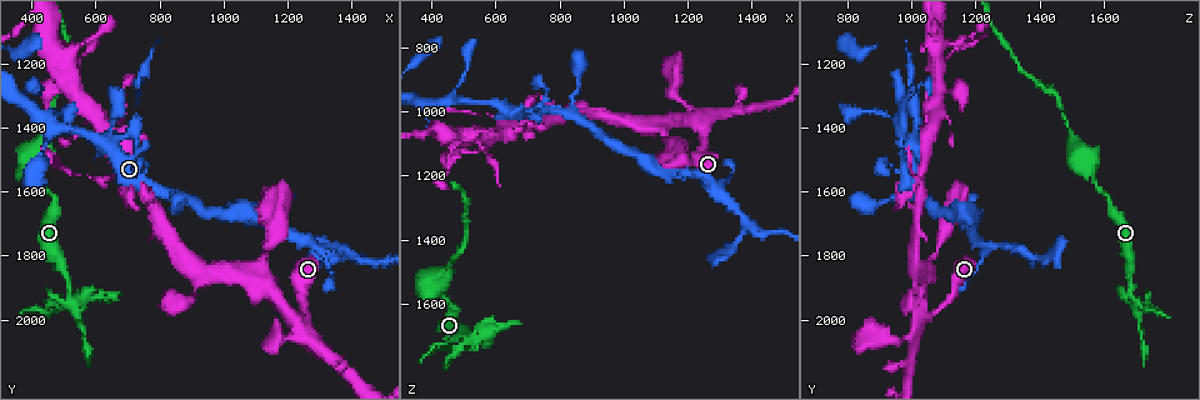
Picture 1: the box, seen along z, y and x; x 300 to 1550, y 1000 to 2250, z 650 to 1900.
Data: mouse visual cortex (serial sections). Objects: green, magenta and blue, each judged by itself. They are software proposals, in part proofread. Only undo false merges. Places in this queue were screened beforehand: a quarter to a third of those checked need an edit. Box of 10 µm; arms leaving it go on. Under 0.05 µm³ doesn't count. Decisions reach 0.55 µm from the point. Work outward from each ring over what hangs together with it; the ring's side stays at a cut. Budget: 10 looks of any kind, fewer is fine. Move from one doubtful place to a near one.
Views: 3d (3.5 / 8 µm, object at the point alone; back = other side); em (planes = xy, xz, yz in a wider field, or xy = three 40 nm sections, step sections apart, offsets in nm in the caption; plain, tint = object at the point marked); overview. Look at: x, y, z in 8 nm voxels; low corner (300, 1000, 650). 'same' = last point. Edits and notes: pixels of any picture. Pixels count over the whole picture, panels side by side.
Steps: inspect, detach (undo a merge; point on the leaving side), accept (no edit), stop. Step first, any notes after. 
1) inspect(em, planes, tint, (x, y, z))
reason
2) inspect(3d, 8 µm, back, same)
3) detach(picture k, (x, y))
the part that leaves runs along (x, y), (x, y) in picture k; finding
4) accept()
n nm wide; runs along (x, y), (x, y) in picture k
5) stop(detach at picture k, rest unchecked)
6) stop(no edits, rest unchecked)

inspect(3d, 3.5 µm, (1240, 1970, 1070))
thick turns thin

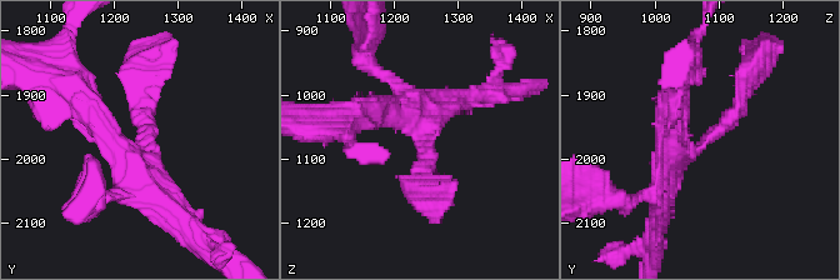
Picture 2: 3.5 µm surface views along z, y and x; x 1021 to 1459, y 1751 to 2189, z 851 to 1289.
inspect(em, planes, tint, (1245, 1975, 1080))
4 arms; arms of 200, 250, 250, 250 nm; now the EM

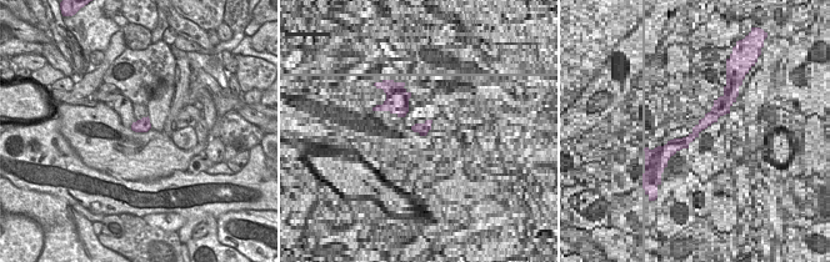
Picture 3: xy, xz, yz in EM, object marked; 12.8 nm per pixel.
accept()
runs along (426, 189), (426, 148), (373, 109) in picture 2; continuous, no second cell

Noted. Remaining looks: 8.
inspect(3d, 3.5 µm, (1370, 1790, 1350))
branch point

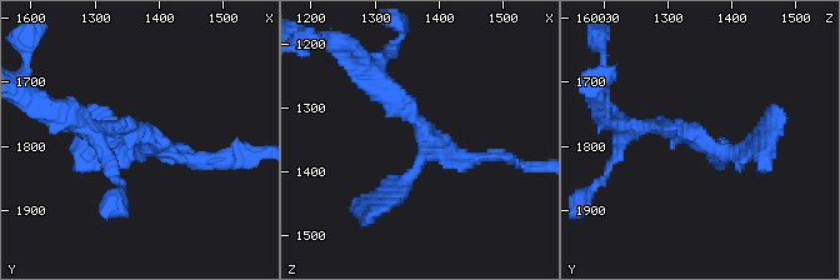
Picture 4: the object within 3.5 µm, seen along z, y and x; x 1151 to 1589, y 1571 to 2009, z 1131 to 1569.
inspect(em, xy, step 3, tint, (1375, 1785, 1350))
3 arms; arms of 200, 200, 200 nm; shape alone is not enough

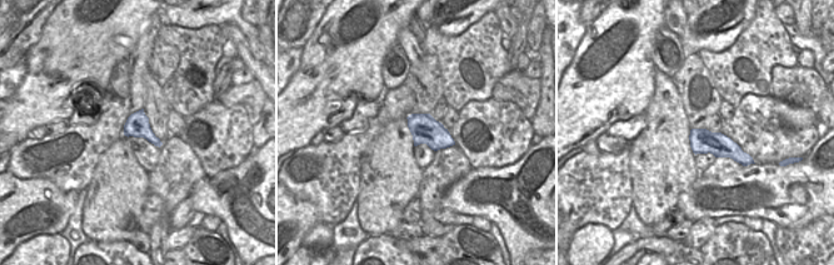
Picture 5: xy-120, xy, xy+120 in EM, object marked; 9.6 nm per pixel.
accept()
runs along (634, 128), (691, 131), (714, 150), (759, 143) in picture 4; one cell here

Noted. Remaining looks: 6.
inspect(3d, 8 µm, (700, 1530, 1030))
sharp bend

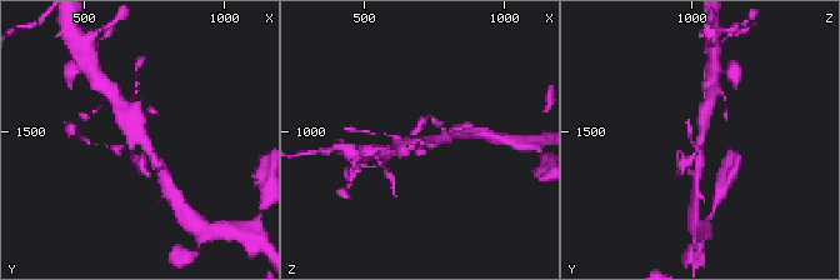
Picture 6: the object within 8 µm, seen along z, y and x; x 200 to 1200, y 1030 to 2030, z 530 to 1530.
inspect(em, xy, step 1, tint, same)
shape alone is not enough

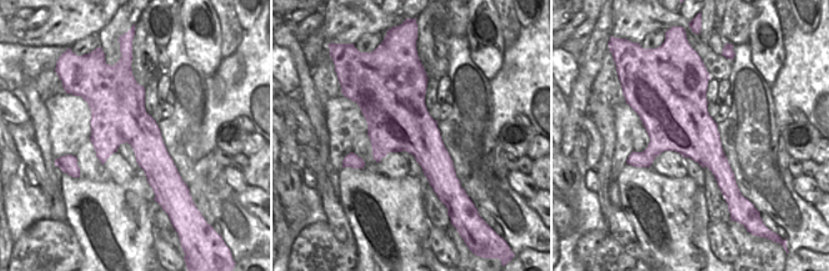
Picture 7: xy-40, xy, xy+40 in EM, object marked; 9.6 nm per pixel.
accept()
runs along (161, 170), (146, 141), (119, 110) in picture 6; one cell here

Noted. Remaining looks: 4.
inspect(3d, 3.5 µm, (470, 1390, 970))
thin neck

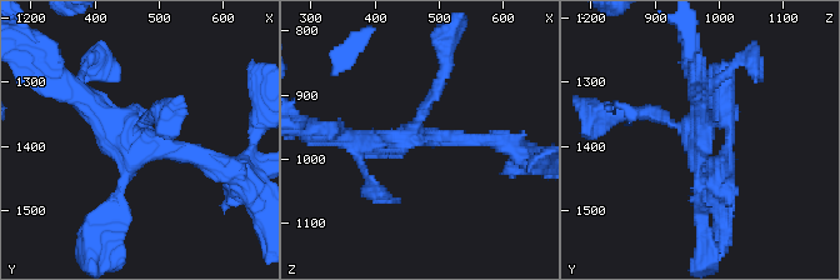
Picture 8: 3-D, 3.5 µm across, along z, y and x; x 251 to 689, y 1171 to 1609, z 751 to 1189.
inspect(em, xy, step 2, tint, (465, 1400, 970))
4 arms; arms of 150, 150, 150, 250 nm; now the EM

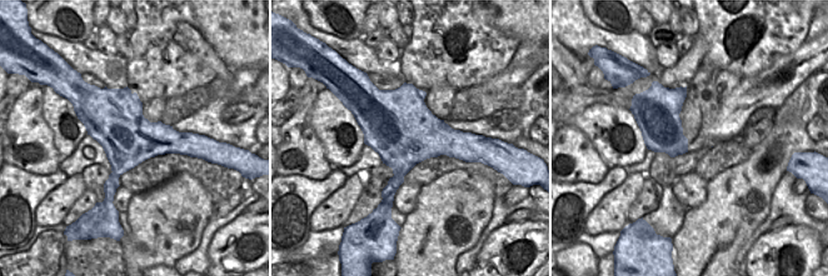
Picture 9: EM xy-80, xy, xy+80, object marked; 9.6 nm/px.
accept()
650 nm wide; runs along (221, 164), (129, 145), (71, 84) in picture 8; continuous, no second cell

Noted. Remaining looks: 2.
stop(no edits, rest unchecked)

